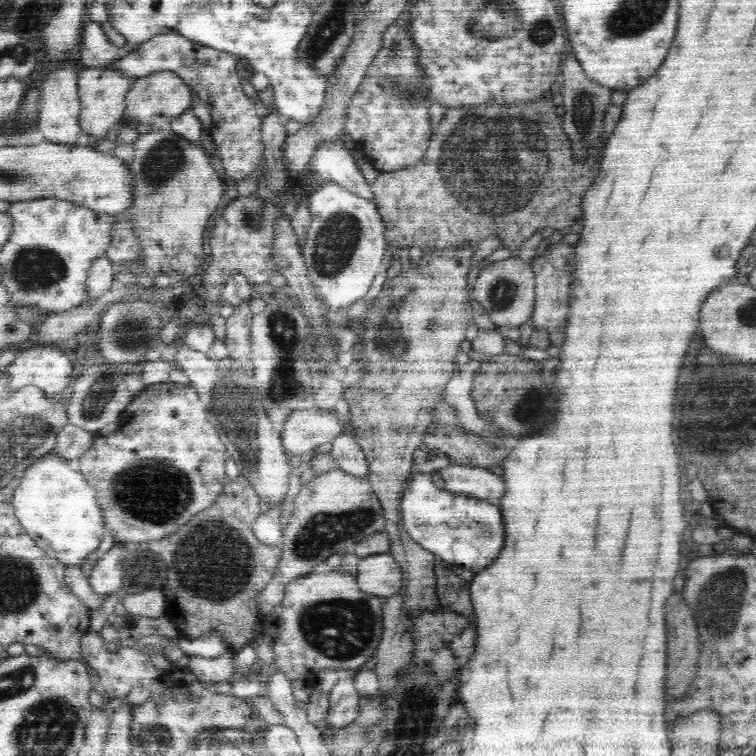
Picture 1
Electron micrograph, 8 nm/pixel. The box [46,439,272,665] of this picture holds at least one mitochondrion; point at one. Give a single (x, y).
(211, 561)

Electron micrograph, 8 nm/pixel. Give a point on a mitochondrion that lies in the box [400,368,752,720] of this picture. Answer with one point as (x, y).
(723, 590)

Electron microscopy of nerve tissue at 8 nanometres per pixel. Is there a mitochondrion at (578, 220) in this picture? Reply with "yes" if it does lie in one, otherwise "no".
no

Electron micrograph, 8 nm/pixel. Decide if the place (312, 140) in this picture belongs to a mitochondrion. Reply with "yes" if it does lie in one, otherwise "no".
no

